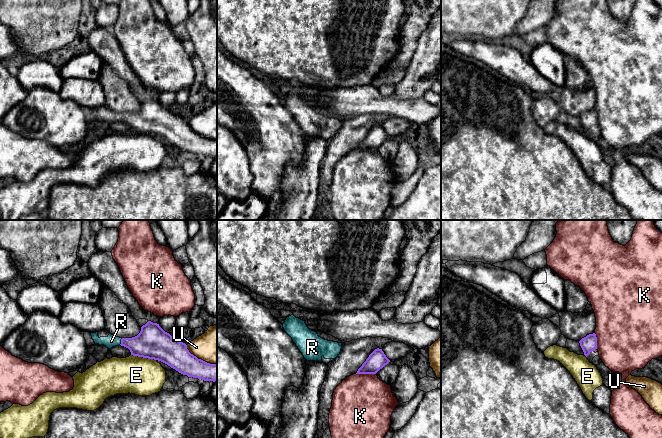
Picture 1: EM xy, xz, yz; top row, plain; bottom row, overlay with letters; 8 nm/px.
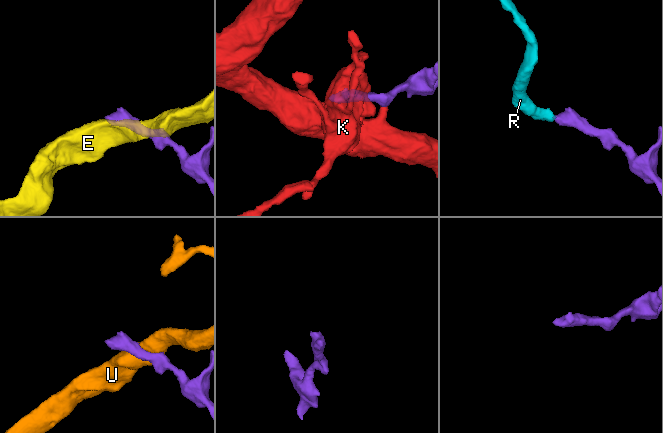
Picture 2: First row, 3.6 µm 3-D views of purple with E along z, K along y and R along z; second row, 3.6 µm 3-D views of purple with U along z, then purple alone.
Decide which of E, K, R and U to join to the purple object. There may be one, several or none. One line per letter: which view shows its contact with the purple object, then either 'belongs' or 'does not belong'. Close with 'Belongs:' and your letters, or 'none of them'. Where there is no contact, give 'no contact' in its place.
E: xy | does not belong
K: xz | does not belong
R: xy | belongs
U: xy | does not belong
Belongs: R

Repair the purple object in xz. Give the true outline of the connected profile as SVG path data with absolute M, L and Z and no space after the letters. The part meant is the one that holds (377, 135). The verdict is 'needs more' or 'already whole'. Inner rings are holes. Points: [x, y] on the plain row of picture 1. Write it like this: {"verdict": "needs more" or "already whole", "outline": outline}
{"verdict": "already whole", "outline": "M375 125L356 150L376 150L380 145L387 141L390 136L386 133L382 125Z"}

